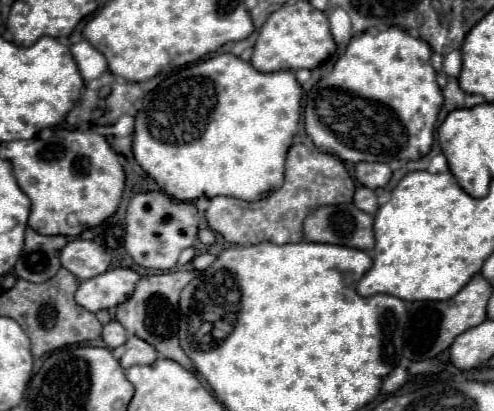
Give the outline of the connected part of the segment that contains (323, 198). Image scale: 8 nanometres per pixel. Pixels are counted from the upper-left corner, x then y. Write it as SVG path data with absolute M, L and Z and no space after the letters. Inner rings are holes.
M292 145L286 155L284 185L260 201L240 201L234 197L212 197L206 209L206 221L212 231L220 233L224 241L236 245L254 245L260 241L272 241L278 245L300 243L304 239L302 223L310 211L322 205L350 203L354 197L354 181L348 175L344 163L330 153L316 149L314 145Z

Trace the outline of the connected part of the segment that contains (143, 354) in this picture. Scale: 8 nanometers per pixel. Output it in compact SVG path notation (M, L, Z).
M130 337L124 347L126 347L126 353L120 359L120 365L124 369L130 369L132 365L150 365L152 361L158 359L156 349L140 337Z

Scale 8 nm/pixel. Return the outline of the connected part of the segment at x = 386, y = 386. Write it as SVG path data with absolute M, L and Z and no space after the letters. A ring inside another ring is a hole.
M398 365L398 367L382 381L382 391L384 391L386 395L392 395L392 393L398 391L406 381L408 381L408 371Z

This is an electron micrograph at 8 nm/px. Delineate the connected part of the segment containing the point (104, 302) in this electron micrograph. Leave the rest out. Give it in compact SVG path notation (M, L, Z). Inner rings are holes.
M110 269L88 281L80 281L76 303L92 313L118 307L132 295L138 279L140 275L132 269Z

